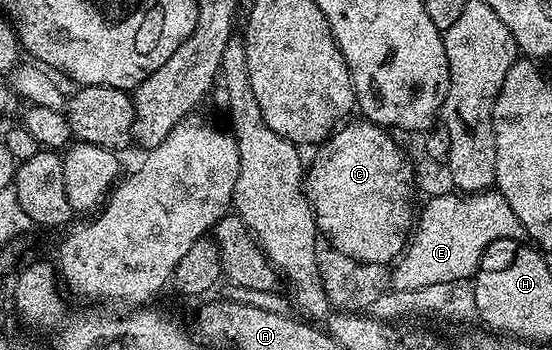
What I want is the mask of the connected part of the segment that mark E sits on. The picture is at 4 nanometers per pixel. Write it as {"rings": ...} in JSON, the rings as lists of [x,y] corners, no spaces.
{"rings":[[[499,190],[467,194],[451,191],[441,196],[427,197],[423,203],[424,209],[421,212],[419,209],[410,243],[399,261],[400,272],[393,271],[390,276],[390,288],[394,291],[422,290],[438,282],[475,277],[481,267],[480,259],[491,244],[499,240],[525,239],[518,214],[510,210],[510,202],[506,202]]]}

